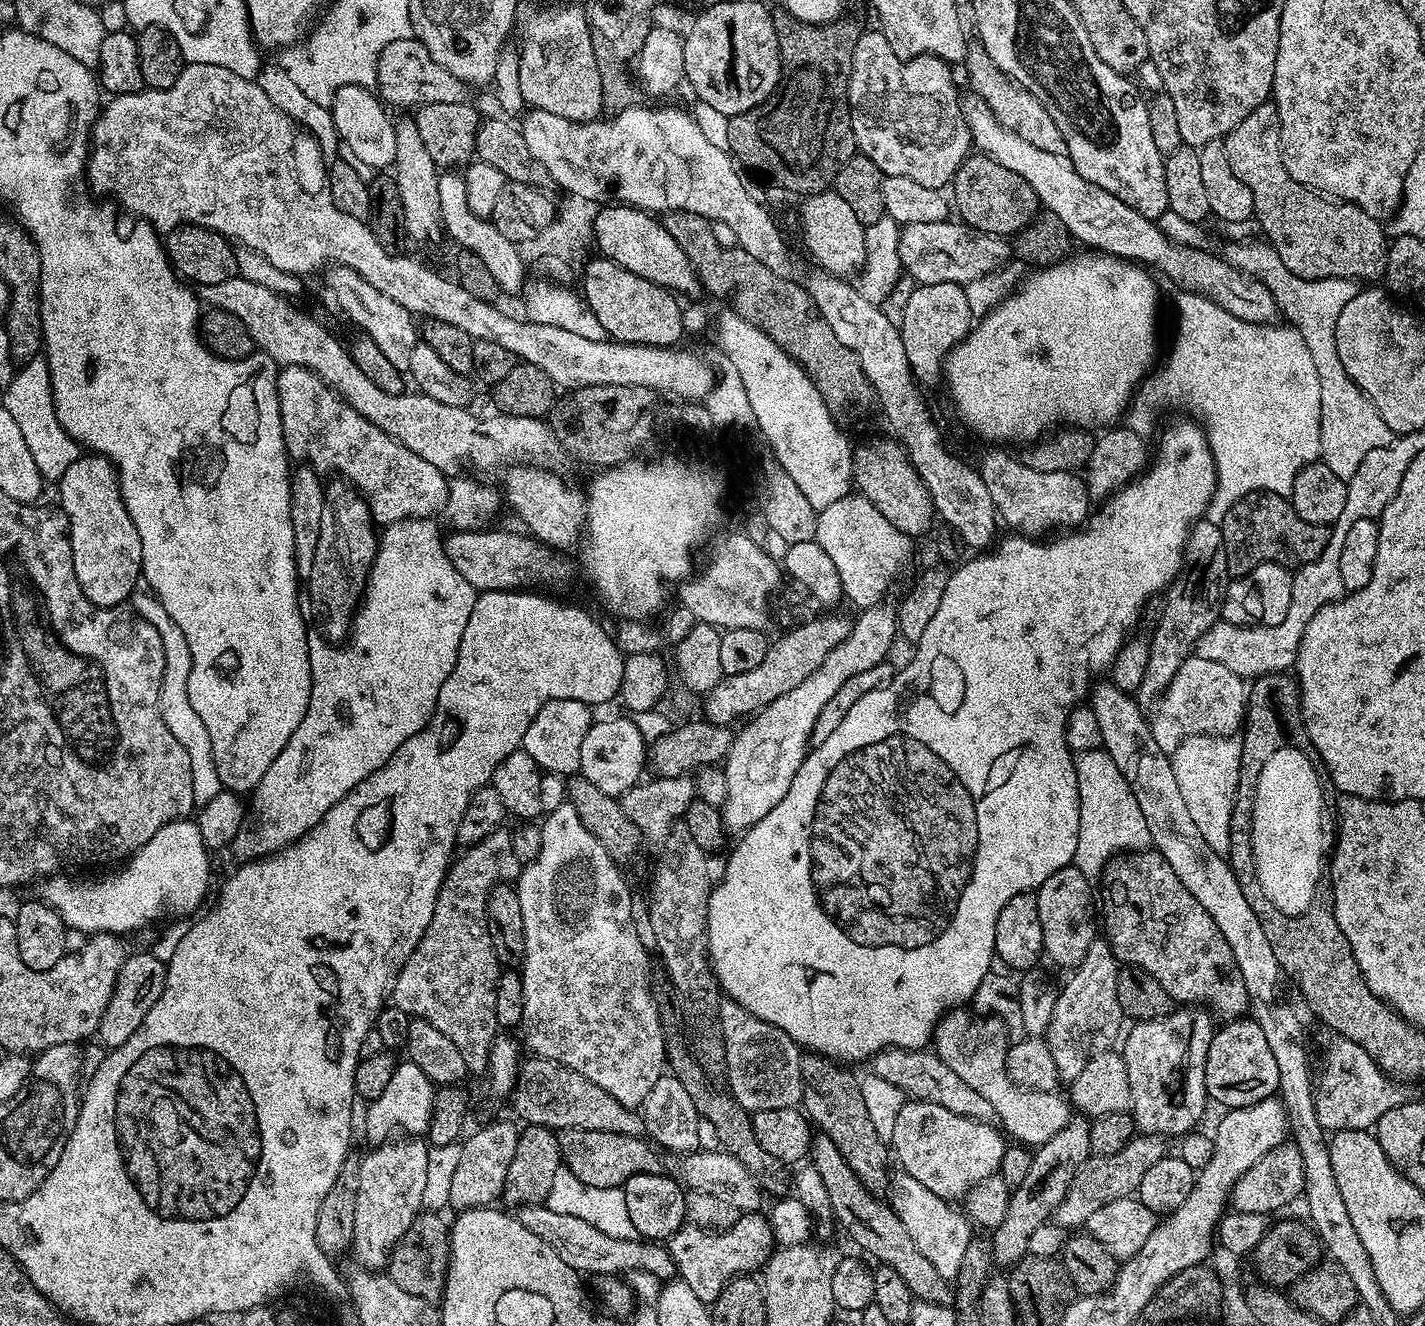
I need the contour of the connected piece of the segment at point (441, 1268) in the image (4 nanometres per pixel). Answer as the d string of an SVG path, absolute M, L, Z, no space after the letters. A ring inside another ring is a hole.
M421 1211L416 1220L402 1235L401 1240L394 1246L386 1265L386 1275L402 1290L410 1294L418 1294L433 1302L439 1301L444 1294L444 1283L448 1273L448 1238L449 1225L444 1224L440 1212Z

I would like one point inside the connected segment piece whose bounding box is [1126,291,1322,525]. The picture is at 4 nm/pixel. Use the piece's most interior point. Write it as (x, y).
(1253, 388)

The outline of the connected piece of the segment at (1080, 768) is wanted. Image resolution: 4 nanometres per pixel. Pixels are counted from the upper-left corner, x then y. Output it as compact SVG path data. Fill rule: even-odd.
M1097 750L1082 752L1075 757L1080 817L1078 818L1078 850L1074 867L1089 878L1103 877L1104 868L1117 854L1139 852L1151 845L1150 830L1146 830L1146 818L1138 810L1138 802L1118 766L1107 752Z

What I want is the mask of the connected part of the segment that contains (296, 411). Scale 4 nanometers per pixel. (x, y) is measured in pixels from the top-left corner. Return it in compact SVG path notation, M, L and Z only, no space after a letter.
M290 366L289 368L281 367L276 378L276 389L278 390L278 402L280 403L280 413L282 414L282 434L284 435L284 445L288 451L289 457L296 462L307 462L311 467L315 468L321 474L327 472L339 473L347 483L353 485L357 492L368 501L368 507L372 510L372 519L377 525L387 526L397 524L400 520L419 520L421 518L432 518L437 514L443 513L448 502L448 485L449 477L438 470L438 466L430 466L430 462L426 462L426 458L418 458L418 454L414 454L414 450L406 450L406 446L402 446L402 442L398 442L394 438L390 438L390 434L386 434L382 430L378 430L378 426L374 426L374 422L370 422L366 418L362 418L362 414L358 414L358 410L354 410L354 406L350 406L337 392L326 382L322 382L322 378L318 378L318 374L314 374L310 370L306 370L302 366Z

